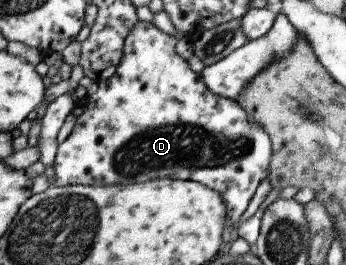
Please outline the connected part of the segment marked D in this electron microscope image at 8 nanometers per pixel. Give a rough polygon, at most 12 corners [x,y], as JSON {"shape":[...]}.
{"shape":[[149,22],[80,102],[49,185],[168,177],[223,198],[267,134]]}

